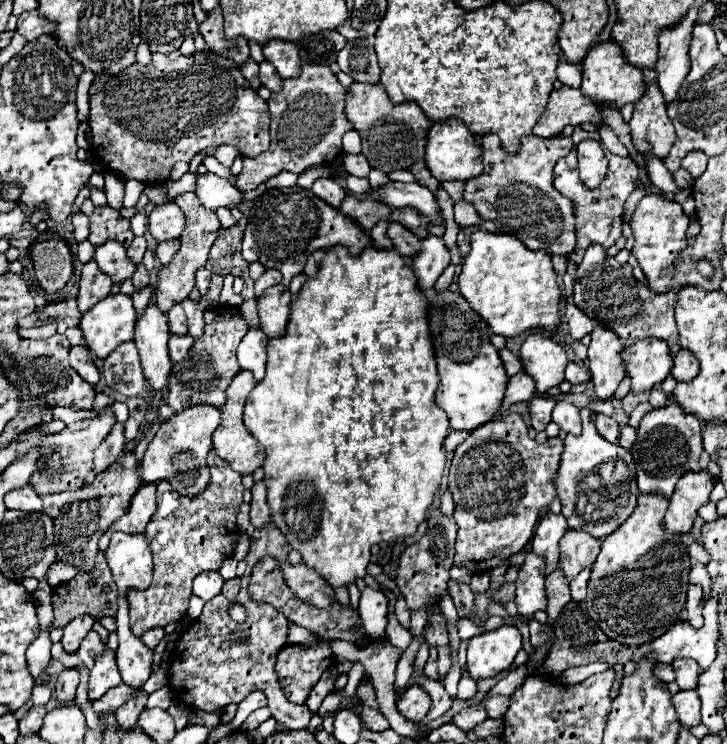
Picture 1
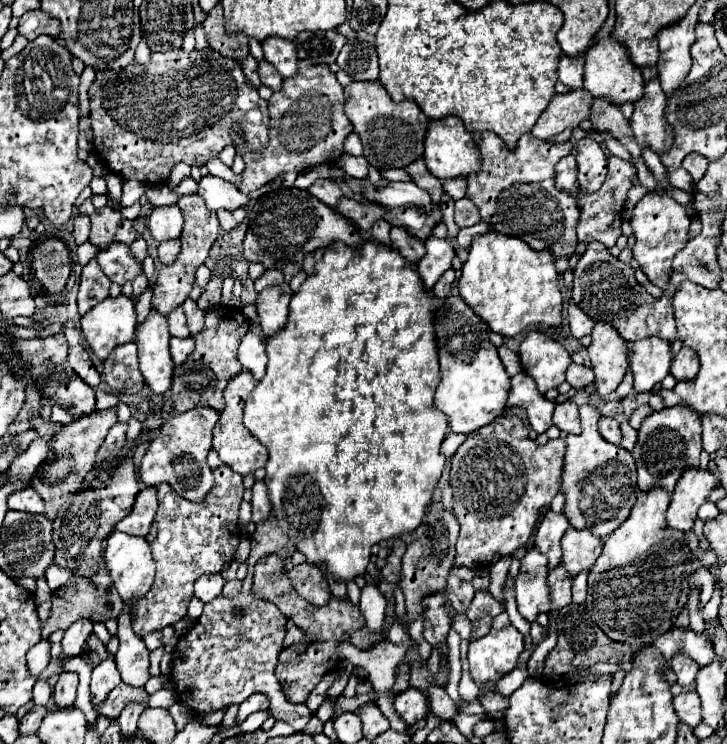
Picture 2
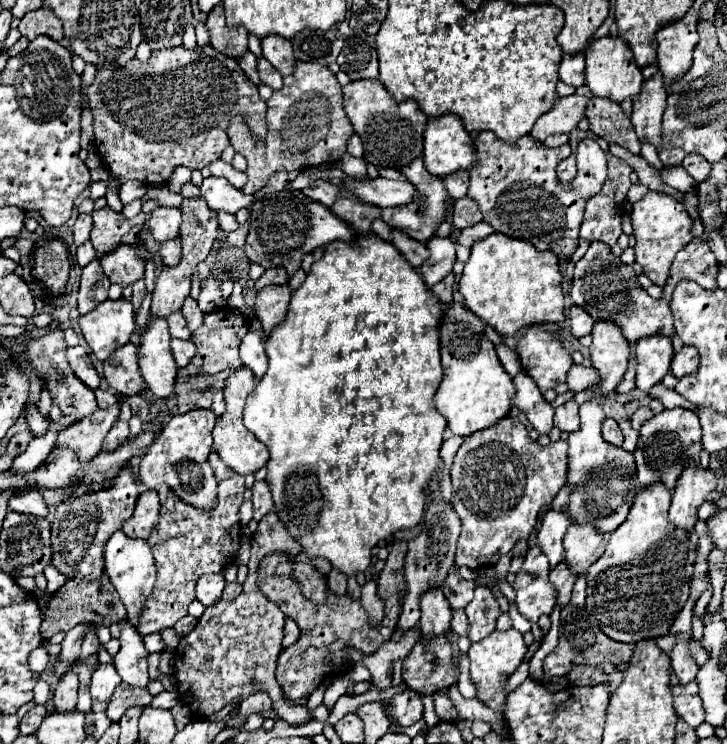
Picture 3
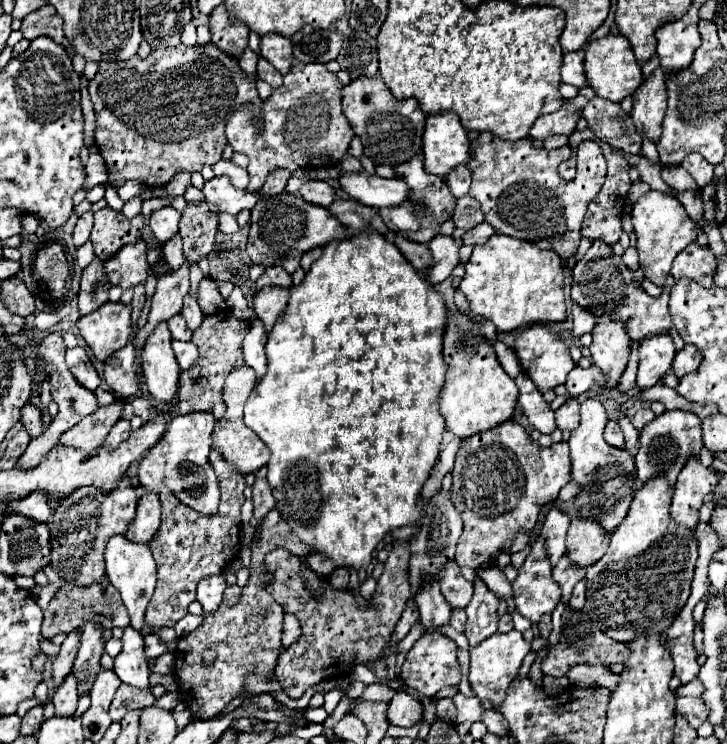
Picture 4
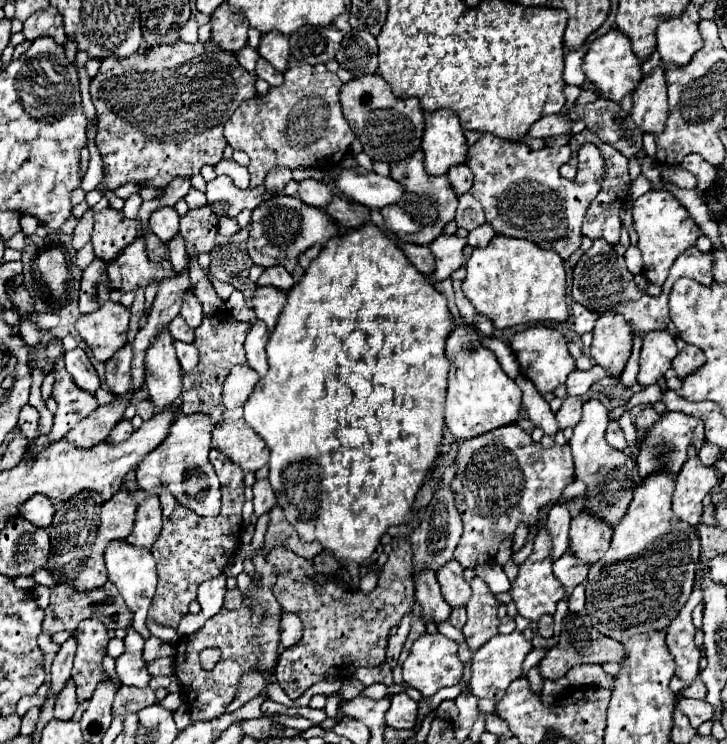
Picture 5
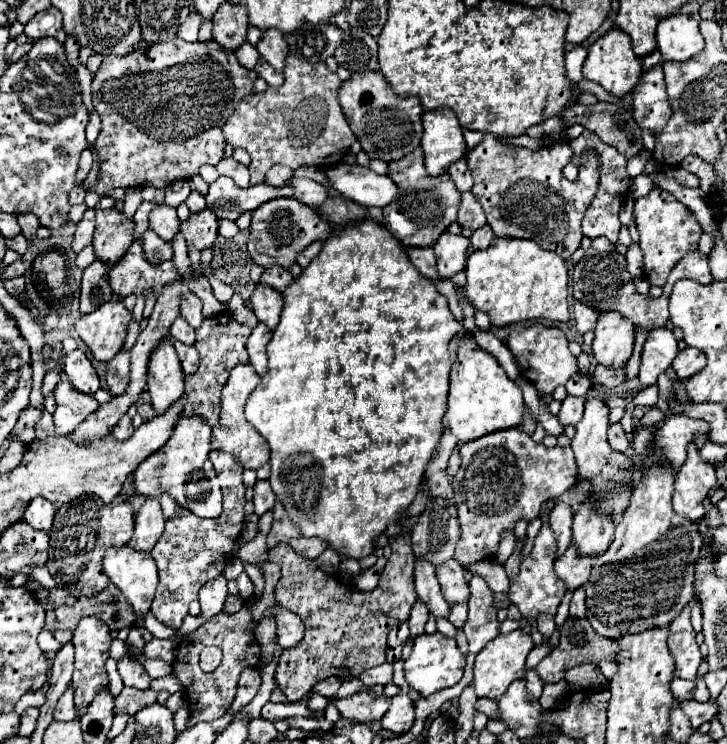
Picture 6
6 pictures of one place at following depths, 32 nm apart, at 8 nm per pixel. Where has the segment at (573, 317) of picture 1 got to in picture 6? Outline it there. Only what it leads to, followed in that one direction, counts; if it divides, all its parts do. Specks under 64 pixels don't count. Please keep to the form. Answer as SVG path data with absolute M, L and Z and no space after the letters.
M576 302L574 304L574 320L576 320L576 330L580 334L588 332L588 330L594 330L596 328L596 320L598 320L598 314L594 308L588 308L584 306L582 302Z

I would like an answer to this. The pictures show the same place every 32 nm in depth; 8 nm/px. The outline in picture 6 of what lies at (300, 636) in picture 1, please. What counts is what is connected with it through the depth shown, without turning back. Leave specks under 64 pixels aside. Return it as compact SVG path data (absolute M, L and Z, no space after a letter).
M276 606L276 624L278 624L278 644L282 648L294 647L302 640L304 624L297 614L282 606Z

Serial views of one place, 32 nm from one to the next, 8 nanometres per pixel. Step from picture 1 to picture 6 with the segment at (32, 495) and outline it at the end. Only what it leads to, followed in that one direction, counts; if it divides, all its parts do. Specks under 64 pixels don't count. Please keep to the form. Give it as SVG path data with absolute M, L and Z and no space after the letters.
M34 498L32 504L26 508L24 520L38 530L50 530L52 522L54 522L54 514L56 514L56 506L44 498Z

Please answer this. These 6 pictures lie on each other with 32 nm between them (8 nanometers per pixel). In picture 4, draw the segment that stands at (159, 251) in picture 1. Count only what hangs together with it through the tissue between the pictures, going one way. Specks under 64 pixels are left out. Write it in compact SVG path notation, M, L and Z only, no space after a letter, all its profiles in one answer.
M174 236L166 244L162 244L162 252L164 252L164 262L168 262L172 270L176 270L176 268L180 268L180 264L184 264L184 252L182 252L180 236Z

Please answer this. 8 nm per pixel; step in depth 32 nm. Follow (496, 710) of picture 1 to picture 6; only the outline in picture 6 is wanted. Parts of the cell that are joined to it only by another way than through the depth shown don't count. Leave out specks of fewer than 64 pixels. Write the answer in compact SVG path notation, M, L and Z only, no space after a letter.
M514 630L510 634L498 634L492 642L488 642L476 656L474 662L474 688L478 698L490 698L494 702L508 690L514 680L522 680L526 674L526 656L530 654L530 634L522 630Z

